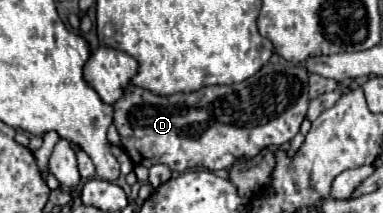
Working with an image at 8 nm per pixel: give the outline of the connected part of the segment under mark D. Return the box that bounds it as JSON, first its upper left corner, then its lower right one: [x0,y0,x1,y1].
[114,54,308,172]

